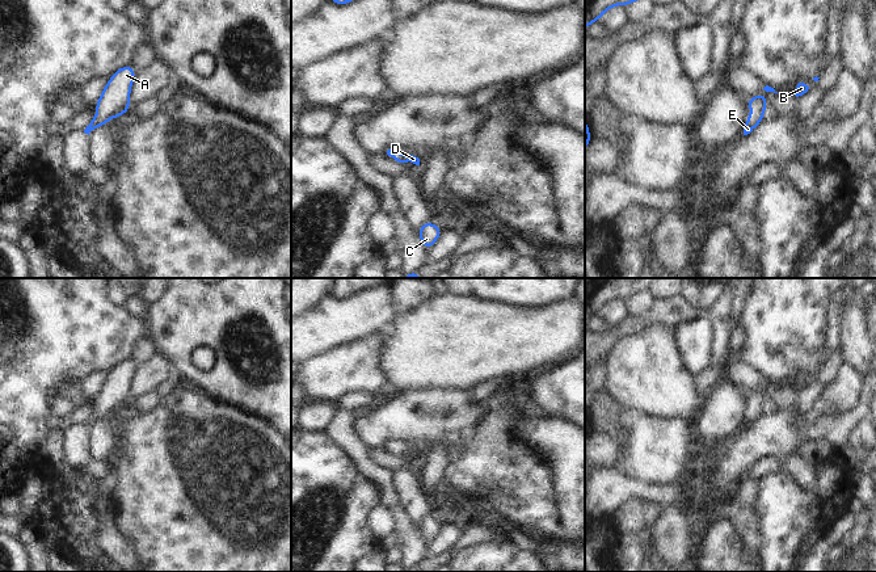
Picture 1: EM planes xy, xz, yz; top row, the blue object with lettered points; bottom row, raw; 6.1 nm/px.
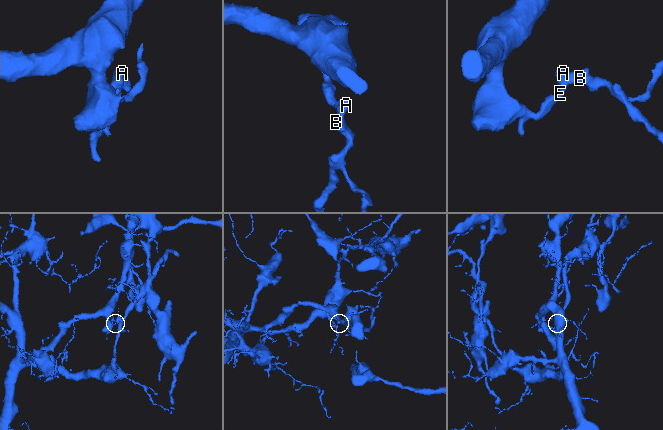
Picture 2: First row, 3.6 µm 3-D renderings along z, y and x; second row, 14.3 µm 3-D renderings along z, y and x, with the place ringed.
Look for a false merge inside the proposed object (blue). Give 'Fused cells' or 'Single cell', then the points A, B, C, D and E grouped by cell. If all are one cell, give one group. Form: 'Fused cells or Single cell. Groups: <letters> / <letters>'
Single cell. Groups: A B C D E

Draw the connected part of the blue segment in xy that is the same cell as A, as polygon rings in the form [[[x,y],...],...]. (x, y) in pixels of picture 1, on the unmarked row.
[[[127,358],[117,363],[104,380],[100,394],[94,398],[98,408],[94,409],[87,422],[85,428],[97,421],[105,420],[109,413],[121,411],[131,401],[129,396],[131,379],[135,373],[135,363]]]

